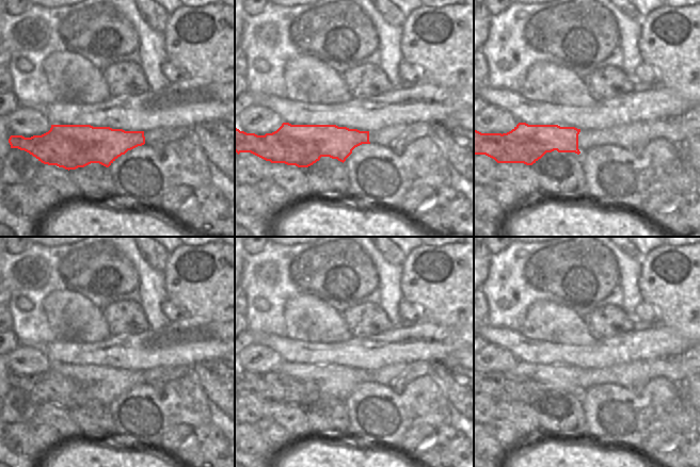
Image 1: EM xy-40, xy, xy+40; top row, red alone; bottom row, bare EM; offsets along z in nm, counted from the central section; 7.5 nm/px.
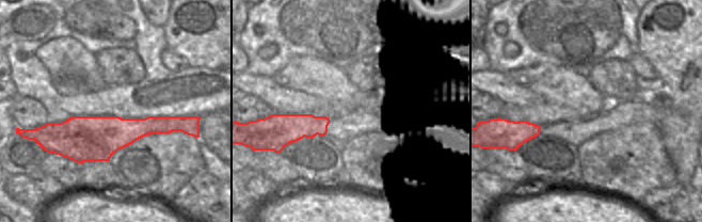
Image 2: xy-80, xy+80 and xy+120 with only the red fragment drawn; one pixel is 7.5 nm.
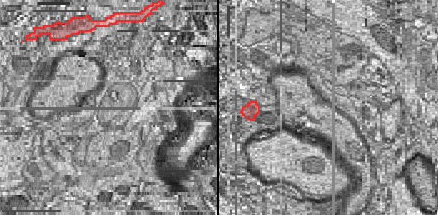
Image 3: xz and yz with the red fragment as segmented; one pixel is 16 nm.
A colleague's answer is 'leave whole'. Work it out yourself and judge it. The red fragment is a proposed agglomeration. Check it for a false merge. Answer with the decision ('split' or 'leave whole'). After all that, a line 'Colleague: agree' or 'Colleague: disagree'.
split
Colleague: disagree

